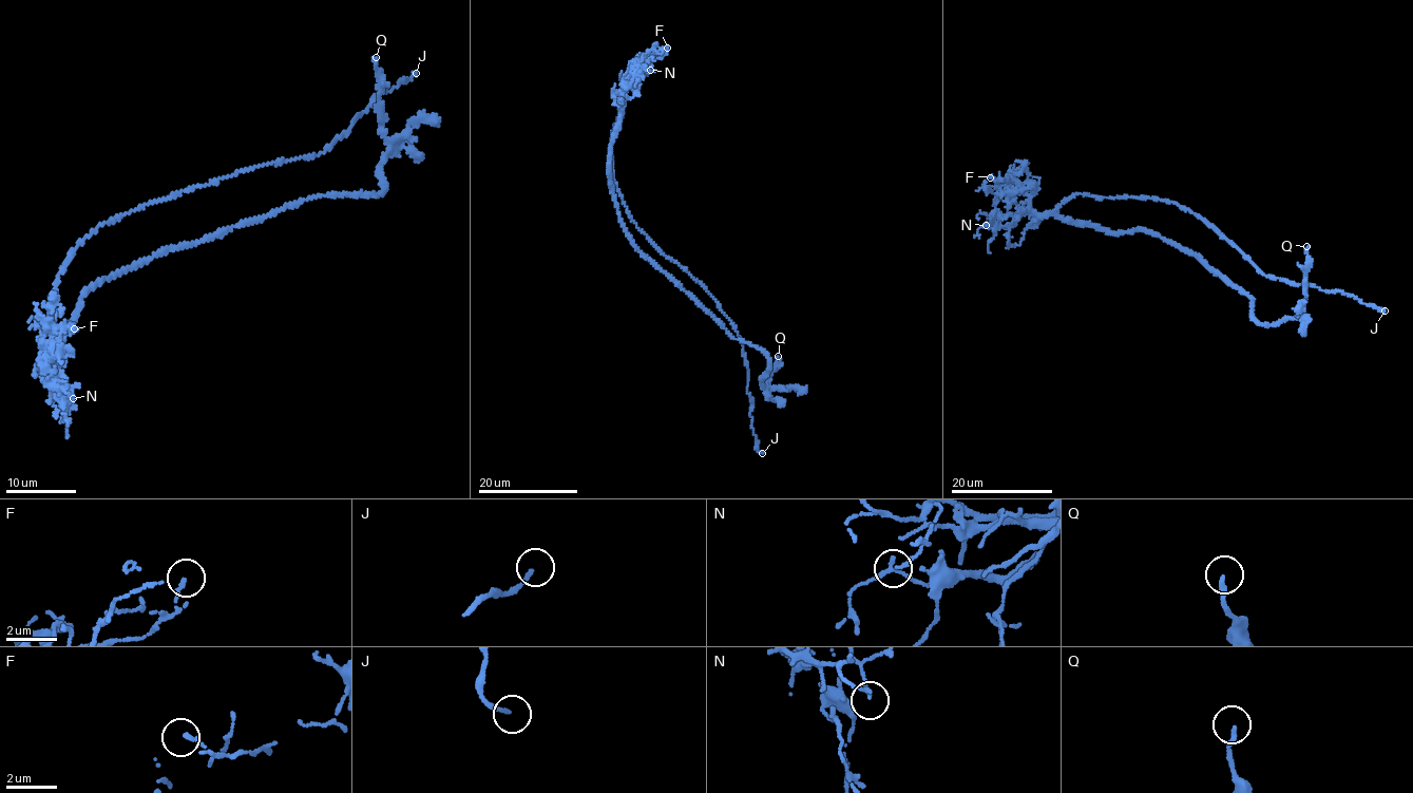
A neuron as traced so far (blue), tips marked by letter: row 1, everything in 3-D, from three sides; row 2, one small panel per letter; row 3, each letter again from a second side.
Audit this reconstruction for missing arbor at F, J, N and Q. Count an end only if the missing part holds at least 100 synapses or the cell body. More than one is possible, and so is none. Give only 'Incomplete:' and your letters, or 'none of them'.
Incomplete: J

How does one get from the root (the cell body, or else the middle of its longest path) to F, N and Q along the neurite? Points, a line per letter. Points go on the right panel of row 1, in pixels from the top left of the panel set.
F: (1056, 210), (1035, 212), (1030, 197), (1035, 188), (1024, 188), (1009, 180), (998, 181), (990, 177)
N: (1056, 210), (997, 216), (992, 214), (995, 212), (986, 225)
Q: (1056, 210), (1109, 230), (1147, 231), (1187, 249), (1245, 294), (1255, 320), (1270, 325), (1302, 310), (1306, 246)

